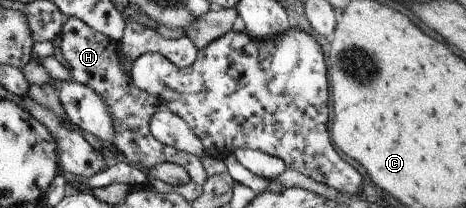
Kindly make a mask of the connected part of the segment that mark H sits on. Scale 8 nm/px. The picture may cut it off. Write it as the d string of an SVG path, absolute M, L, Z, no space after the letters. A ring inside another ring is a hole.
M67 17L62 23L58 35L60 37L58 48L60 48L64 62L68 64L69 80L93 90L105 104L105 110L109 114L113 130L110 143L114 151L140 169L148 169L162 163L176 163L185 168L191 180L200 184L201 187L207 177L200 165L199 158L160 144L150 134L149 120L152 114L161 107L160 102L146 92L138 90L119 63L119 60L122 59L123 63L131 64L141 54L158 53L167 57L177 67L187 67L194 62L197 53L196 45L191 42L190 38L183 34L178 39L164 39L153 29L126 21L120 40L115 41L92 30L76 17Z

